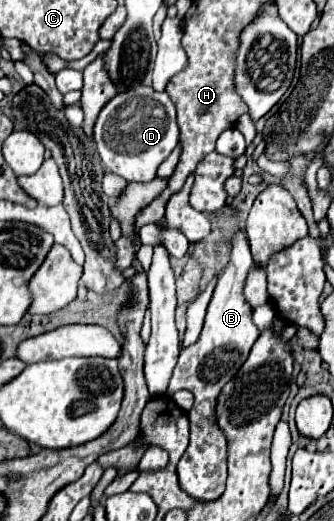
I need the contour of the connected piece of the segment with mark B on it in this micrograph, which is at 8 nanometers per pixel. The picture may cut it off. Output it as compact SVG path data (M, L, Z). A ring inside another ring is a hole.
M238 232L232 240L232 258L226 270L220 274L212 300L208 304L208 314L204 320L204 330L196 344L180 352L168 394L178 390L190 390L194 394L194 406L188 412L190 420L190 446L178 462L178 480L190 498L200 502L212 502L224 494L226 486L226 438L216 422L216 398L226 382L230 382L240 366L246 362L252 344L256 342L260 330L252 322L252 306L246 302L242 290L252 268L252 254L244 232Z

